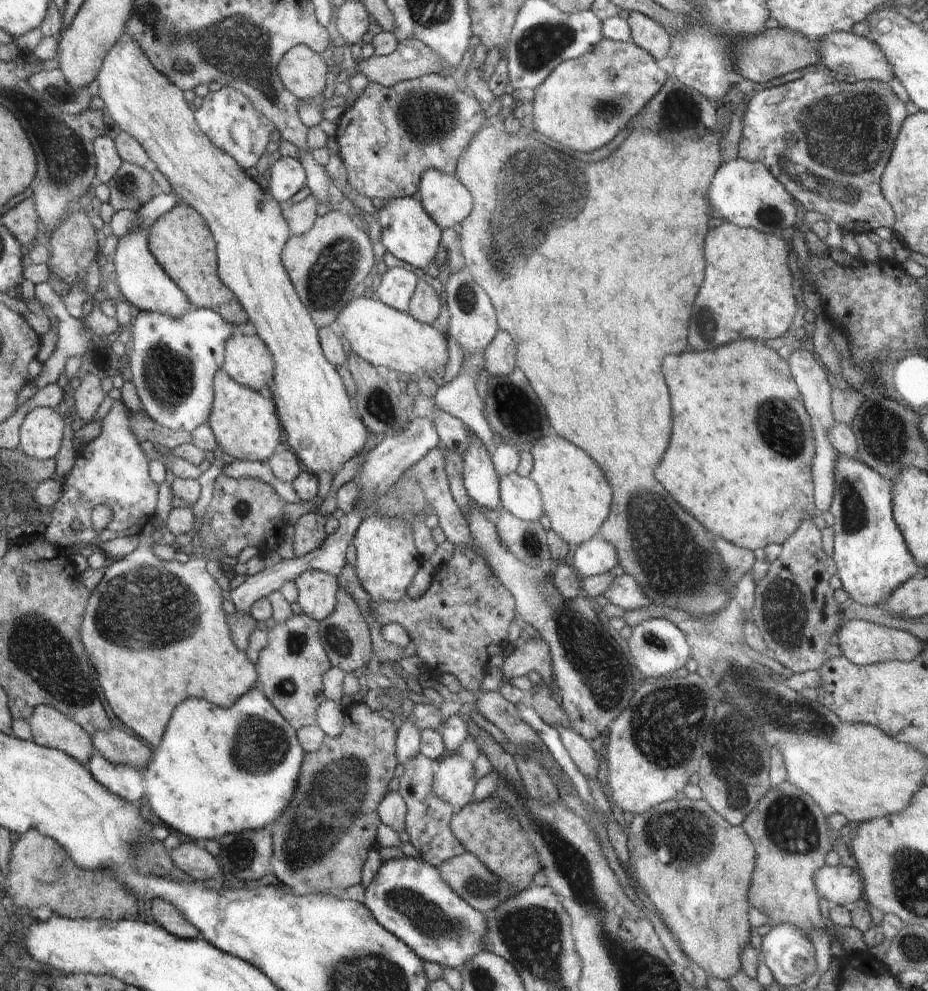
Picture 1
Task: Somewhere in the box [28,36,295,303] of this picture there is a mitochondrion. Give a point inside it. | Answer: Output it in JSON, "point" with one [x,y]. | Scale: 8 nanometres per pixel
{"point":[60,97]}

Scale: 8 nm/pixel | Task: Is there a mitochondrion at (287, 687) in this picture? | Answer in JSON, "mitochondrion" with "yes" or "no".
{"mitochondrion":"yes"}

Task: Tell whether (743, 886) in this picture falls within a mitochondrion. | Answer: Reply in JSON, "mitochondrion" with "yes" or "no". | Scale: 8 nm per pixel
{"mitochondrion":"no"}

